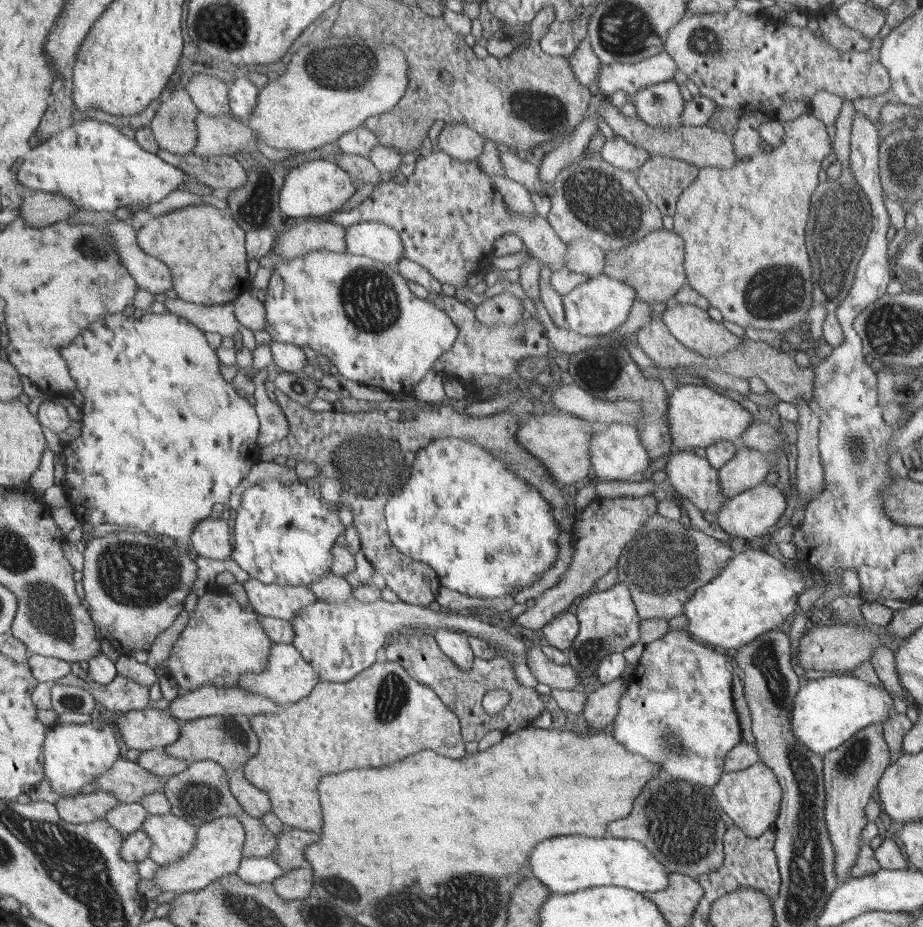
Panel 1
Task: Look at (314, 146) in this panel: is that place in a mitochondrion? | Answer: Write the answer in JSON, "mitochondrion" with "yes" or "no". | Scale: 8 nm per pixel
{"mitochondrion":"no"}

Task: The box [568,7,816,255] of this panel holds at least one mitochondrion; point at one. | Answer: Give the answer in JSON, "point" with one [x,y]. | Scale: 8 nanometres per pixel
{"point":[703,41]}

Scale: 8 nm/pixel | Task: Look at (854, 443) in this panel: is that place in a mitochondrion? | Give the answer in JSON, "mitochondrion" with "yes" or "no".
{"mitochondrion":"yes"}

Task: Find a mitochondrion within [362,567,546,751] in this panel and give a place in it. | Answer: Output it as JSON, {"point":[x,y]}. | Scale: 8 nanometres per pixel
{"point":[392,696]}

